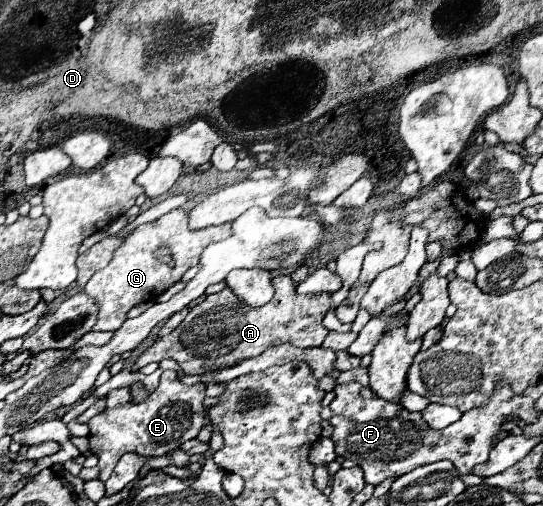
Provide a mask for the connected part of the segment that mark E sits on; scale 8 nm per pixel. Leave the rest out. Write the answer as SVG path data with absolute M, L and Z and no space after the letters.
M163 371L161 383L153 395L141 403L133 403L129 397L129 387L113 389L107 393L107 409L95 415L89 421L89 445L91 453L99 457L99 481L107 481L113 467L117 465L123 453L139 453L145 457L165 455L173 449L179 449L181 443L195 439L197 433L205 427L207 409L201 405L205 397L205 385L195 383L191 387L183 385L177 379L175 371Z

